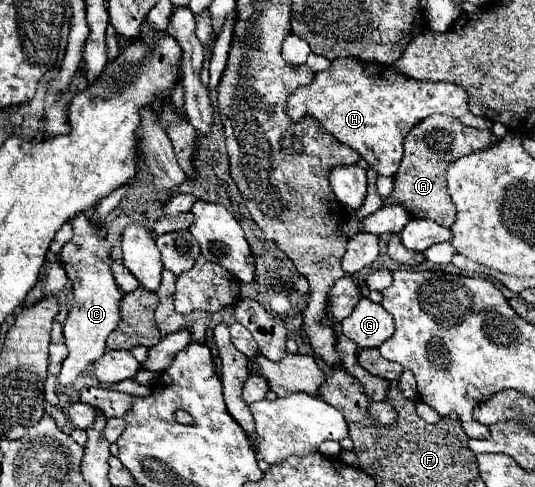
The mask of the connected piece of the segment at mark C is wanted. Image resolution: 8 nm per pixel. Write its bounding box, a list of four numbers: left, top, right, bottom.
[58,215,122,387]

